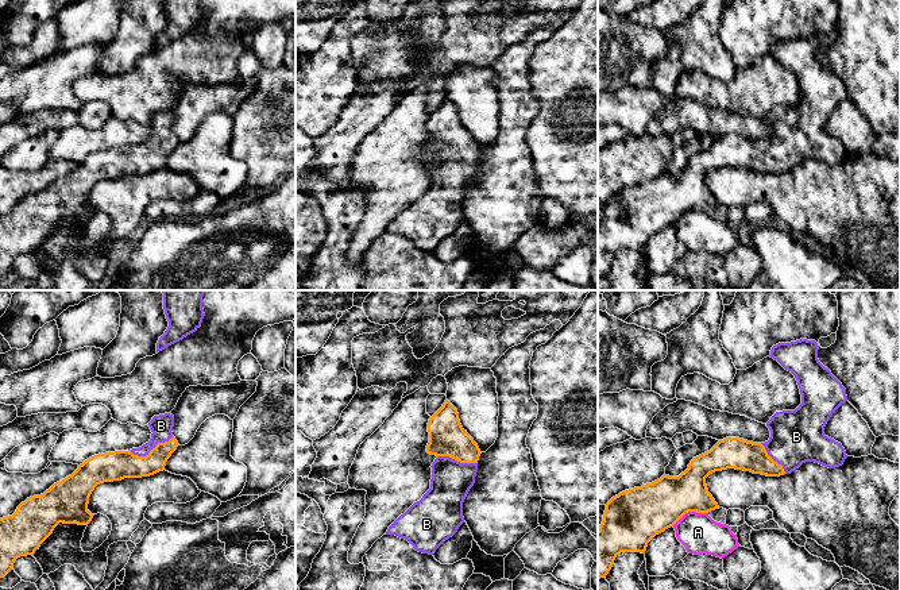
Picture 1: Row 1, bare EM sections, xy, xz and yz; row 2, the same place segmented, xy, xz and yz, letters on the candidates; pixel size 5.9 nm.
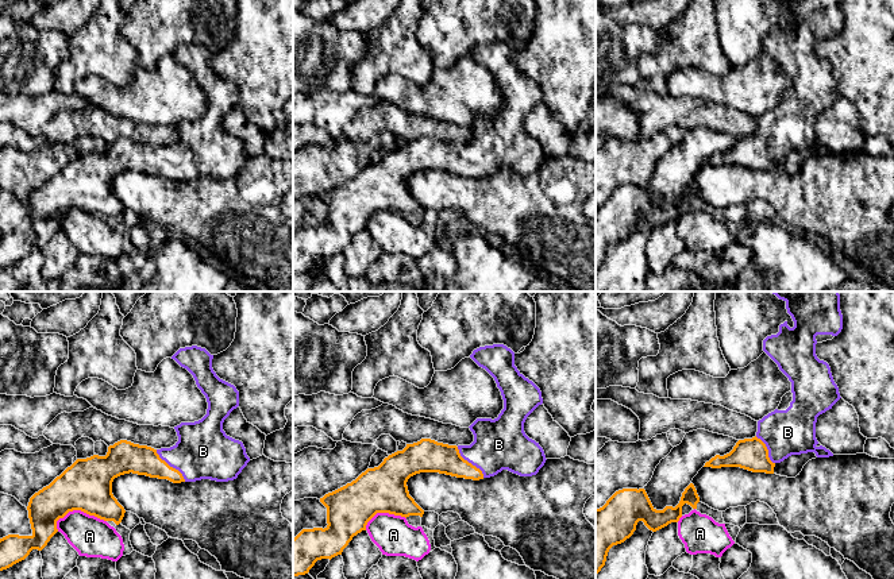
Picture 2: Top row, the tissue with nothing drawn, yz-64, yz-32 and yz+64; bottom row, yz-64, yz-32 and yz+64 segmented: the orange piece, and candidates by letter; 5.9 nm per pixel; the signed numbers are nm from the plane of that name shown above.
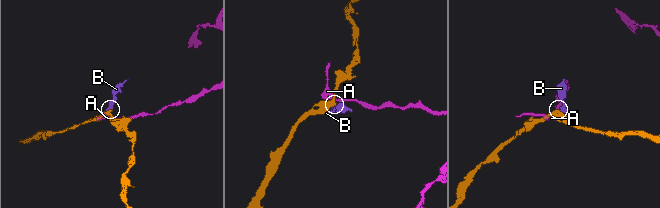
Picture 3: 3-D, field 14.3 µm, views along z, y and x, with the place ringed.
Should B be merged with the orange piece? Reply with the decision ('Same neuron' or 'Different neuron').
Same neuron

